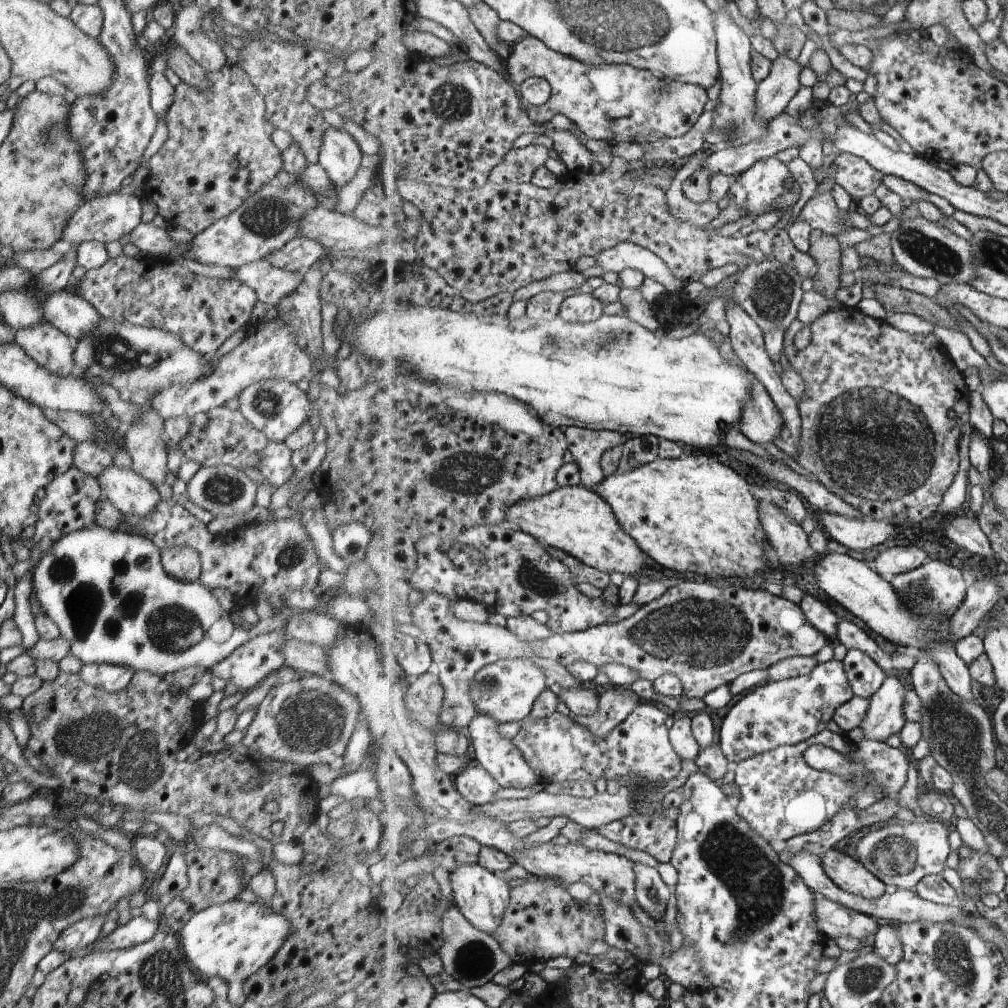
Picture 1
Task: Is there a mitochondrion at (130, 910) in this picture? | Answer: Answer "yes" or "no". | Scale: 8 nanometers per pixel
no

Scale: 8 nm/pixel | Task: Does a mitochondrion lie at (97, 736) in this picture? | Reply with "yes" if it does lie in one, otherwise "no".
yes

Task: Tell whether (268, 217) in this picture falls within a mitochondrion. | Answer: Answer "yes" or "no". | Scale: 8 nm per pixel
yes

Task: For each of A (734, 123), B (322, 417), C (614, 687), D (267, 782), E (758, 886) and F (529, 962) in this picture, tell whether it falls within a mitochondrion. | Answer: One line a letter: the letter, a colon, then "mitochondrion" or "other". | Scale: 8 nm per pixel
A: mitochondrion
B: other
C: other
D: other
E: mitochondrion
F: other

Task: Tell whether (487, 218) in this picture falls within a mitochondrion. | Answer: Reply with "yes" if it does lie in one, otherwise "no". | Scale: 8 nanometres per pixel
no

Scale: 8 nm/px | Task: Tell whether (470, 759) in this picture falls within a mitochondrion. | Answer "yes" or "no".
no

